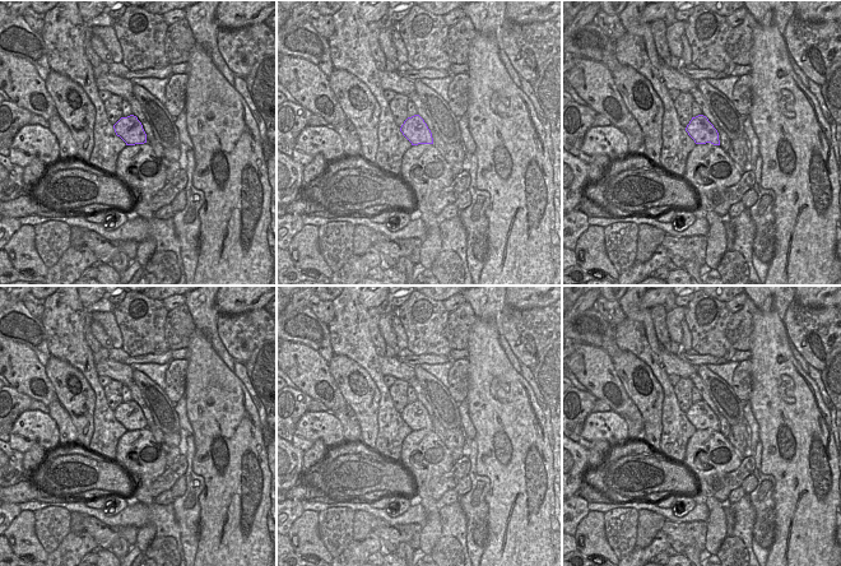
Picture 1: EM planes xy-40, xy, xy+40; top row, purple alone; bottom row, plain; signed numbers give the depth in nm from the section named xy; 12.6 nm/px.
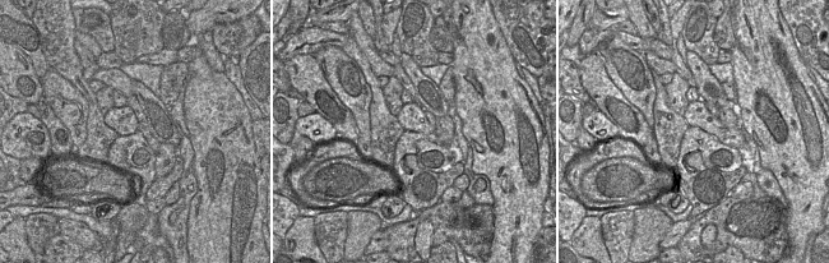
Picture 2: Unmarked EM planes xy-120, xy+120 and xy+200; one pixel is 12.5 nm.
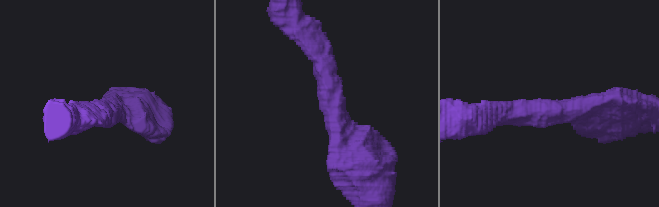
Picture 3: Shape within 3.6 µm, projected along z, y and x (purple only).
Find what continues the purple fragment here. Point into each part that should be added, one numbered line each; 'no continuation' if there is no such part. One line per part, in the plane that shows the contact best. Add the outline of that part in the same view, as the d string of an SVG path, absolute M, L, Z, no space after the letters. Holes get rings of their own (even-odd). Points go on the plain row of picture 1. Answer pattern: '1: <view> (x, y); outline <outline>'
no continuation

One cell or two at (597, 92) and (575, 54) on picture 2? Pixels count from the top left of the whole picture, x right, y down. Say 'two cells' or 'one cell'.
two cells

